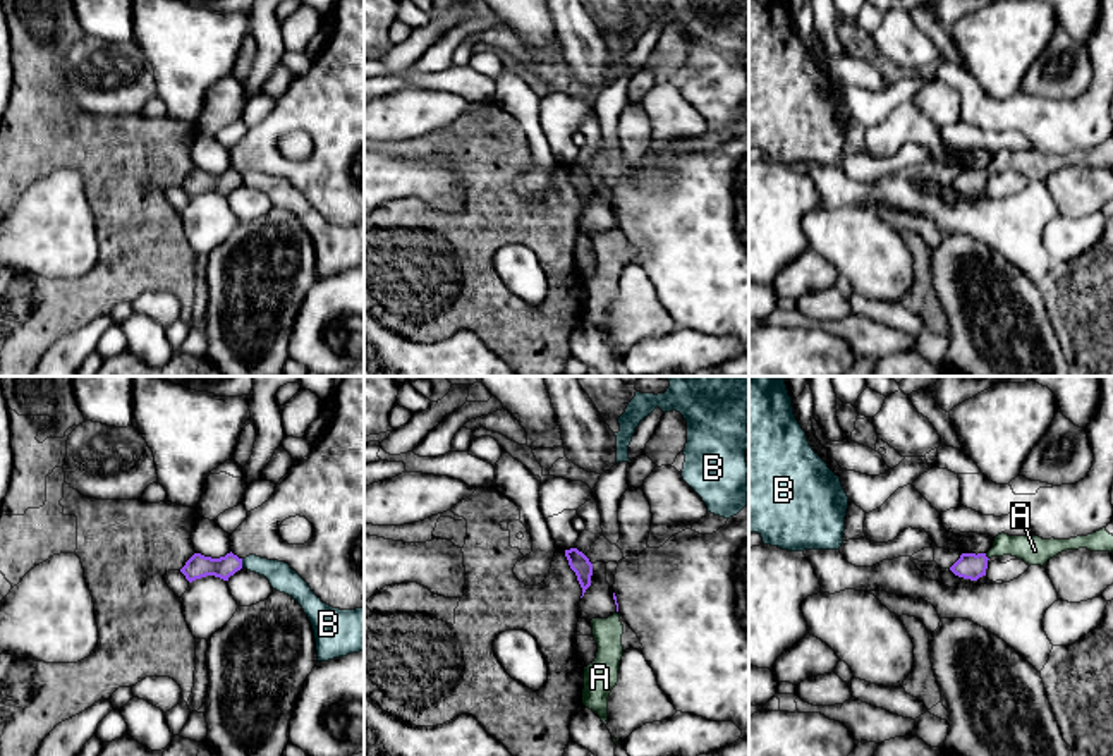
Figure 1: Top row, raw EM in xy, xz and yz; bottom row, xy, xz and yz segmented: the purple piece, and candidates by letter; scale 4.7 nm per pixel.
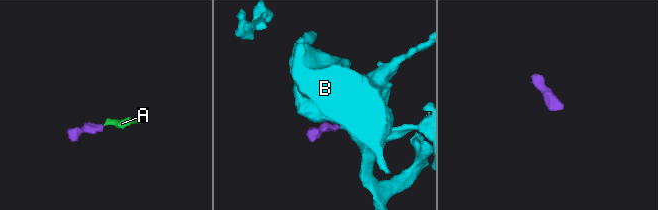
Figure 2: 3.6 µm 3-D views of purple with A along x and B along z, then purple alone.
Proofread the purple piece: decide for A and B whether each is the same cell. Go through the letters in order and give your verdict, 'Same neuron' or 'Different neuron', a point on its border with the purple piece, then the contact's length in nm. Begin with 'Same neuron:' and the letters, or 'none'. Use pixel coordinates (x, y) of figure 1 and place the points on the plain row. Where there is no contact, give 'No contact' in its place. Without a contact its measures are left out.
Same neuron: A
A: Same neuron. Touches purple at yz (986, 172). Shared border 40 nm
B: Different neuron. Touches purple at xy (241, 179). Shared border 50 nm

